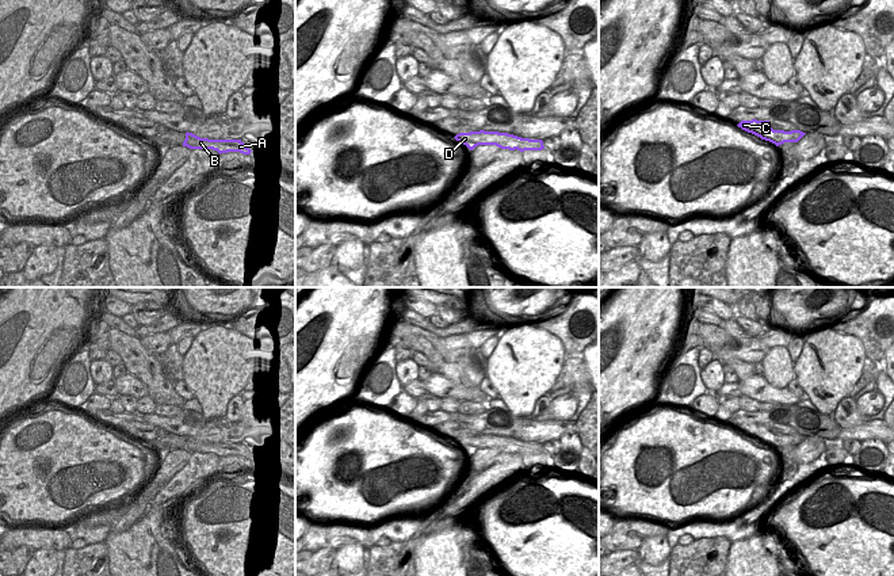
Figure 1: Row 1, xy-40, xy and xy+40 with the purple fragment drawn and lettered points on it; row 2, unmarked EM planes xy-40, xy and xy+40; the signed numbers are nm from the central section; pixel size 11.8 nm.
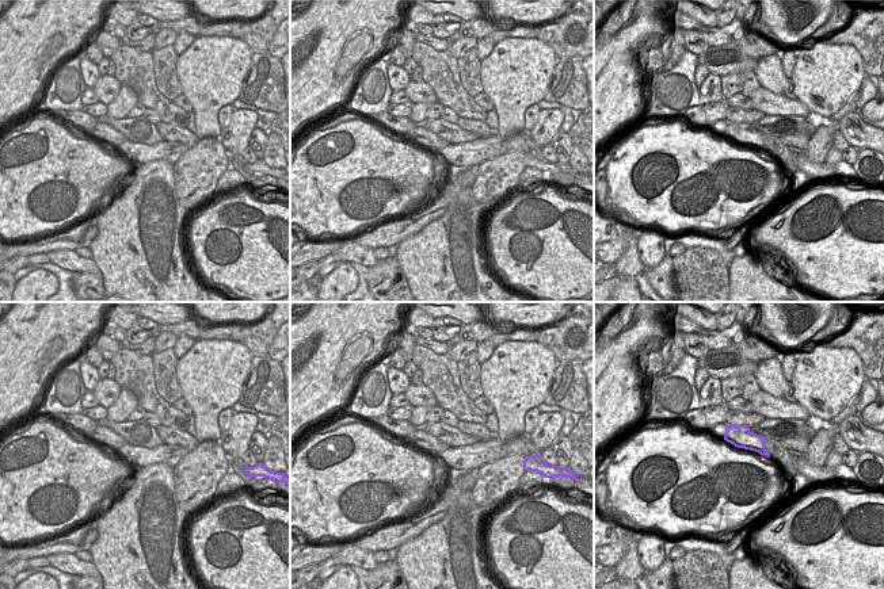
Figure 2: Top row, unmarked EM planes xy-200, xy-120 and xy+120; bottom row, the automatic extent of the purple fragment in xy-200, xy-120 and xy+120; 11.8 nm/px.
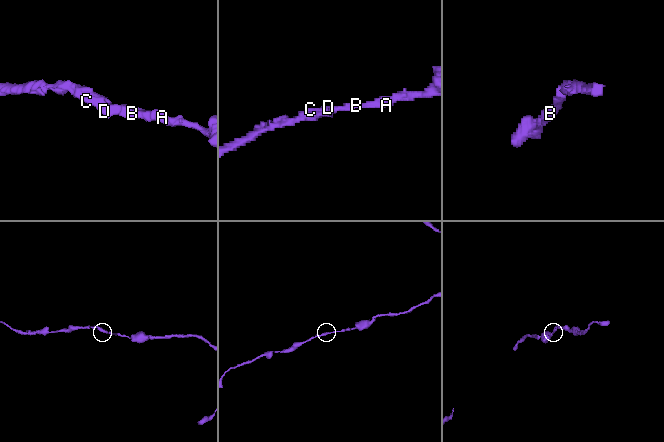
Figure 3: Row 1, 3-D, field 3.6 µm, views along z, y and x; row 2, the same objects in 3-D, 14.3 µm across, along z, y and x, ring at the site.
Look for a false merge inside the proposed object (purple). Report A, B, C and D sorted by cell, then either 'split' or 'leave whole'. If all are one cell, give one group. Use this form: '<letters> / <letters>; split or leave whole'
A B C D; leave whole

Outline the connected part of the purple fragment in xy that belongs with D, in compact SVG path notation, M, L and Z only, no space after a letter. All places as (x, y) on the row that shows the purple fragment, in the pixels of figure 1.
M480 130L470 133L459 133L454 138L466 145L470 150L473 150L478 145L496 145L501 149L517 149L520 152L545 149L542 140L522 138L513 134L498 131Z

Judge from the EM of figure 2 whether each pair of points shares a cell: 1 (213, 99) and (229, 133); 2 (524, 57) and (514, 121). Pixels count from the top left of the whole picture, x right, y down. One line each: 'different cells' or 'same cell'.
1: different cells
2: same cell

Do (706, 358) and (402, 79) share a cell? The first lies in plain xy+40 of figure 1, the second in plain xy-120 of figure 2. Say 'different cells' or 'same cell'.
different cells

